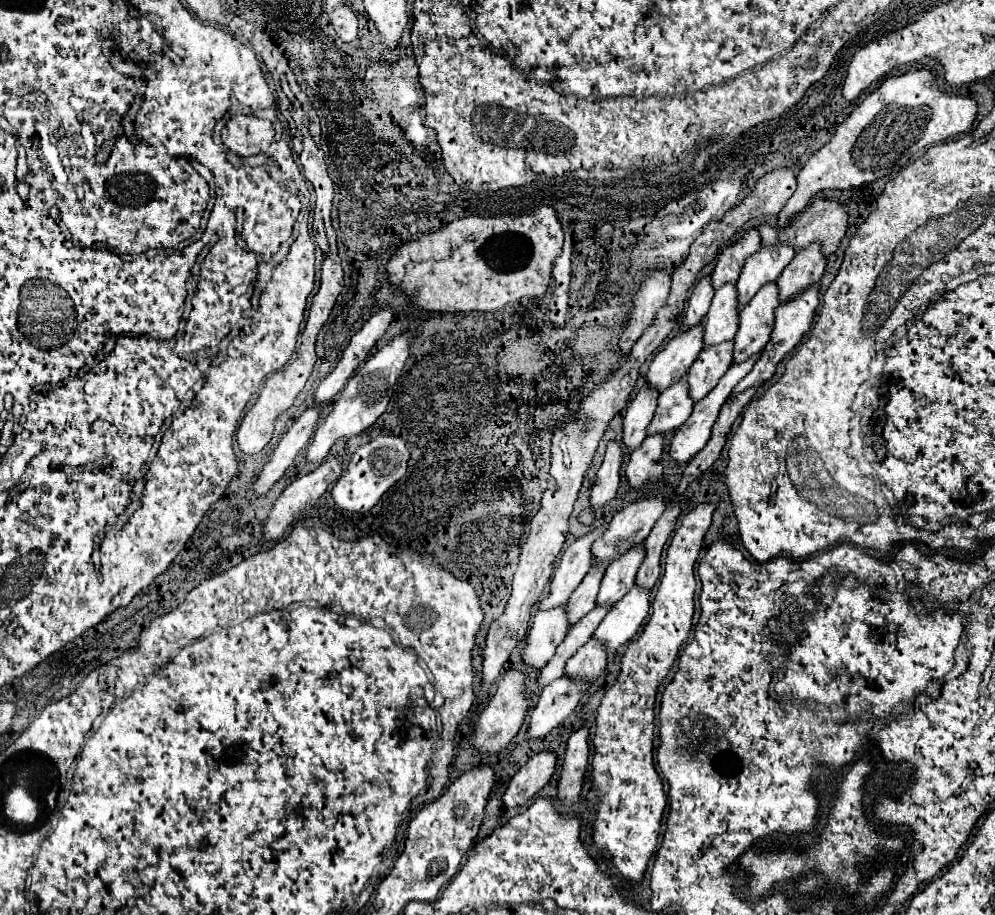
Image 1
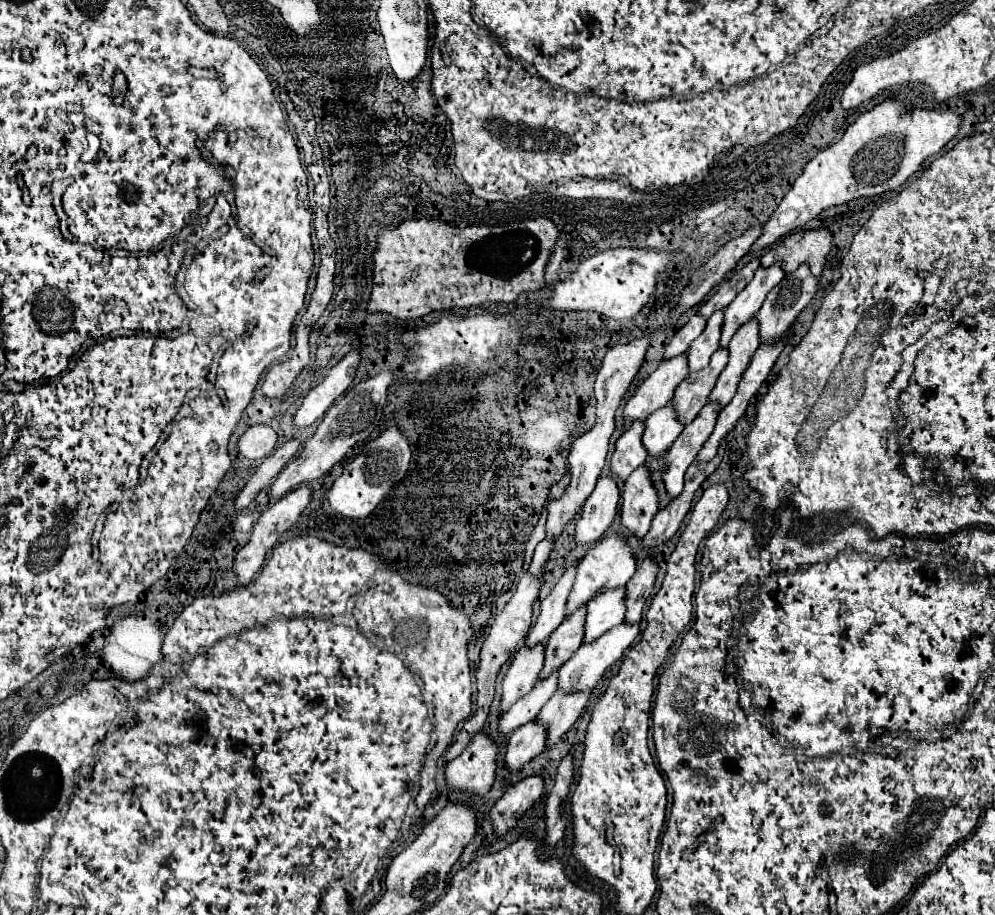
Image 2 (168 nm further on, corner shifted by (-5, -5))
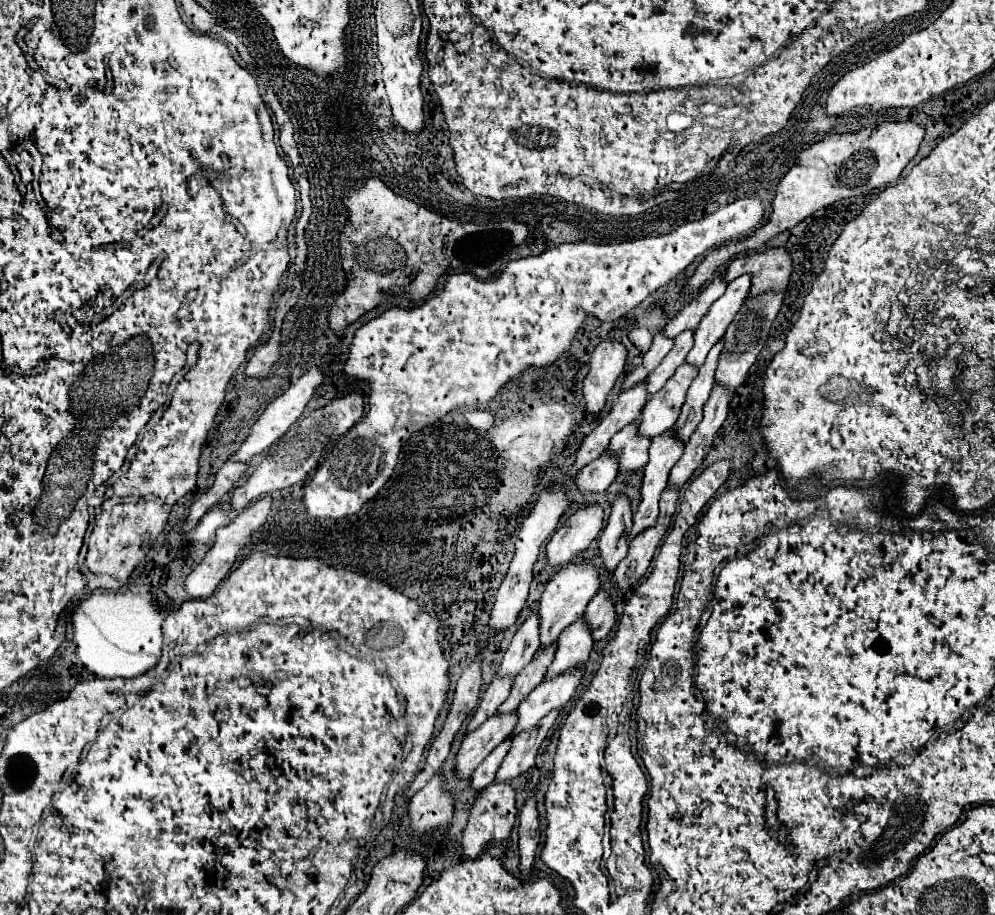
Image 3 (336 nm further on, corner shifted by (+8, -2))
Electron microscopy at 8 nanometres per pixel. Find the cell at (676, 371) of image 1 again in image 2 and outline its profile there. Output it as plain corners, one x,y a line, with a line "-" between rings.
682,353
682,357
664,359
658,369
648,375
636,389
636,393
628,399
624,407
624,427
628,427
634,419
644,421
650,413
670,403
674,397
674,389
688,375
688,371
690,369
686,353

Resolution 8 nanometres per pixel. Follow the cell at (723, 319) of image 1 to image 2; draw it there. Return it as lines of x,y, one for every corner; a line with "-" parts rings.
714,311
706,323
706,329
702,331
702,335
694,341
694,345
690,345
688,351
688,365
690,371
700,371
710,363
710,357
714,351
718,351
720,347
720,337
722,337
722,317
724,311

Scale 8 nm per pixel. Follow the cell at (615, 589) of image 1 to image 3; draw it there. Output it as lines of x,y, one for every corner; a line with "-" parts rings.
579,618
559,636
557,652
555,652
551,666
547,668
545,680
557,678
559,674
567,672
569,668
583,668
587,658
589,658
591,648
593,648
591,630
583,622
583,618

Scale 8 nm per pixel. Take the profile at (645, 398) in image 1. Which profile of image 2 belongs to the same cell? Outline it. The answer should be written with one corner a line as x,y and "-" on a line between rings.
634,421
630,429
626,429
624,435
616,441
616,451
612,455
610,469
622,479
626,479
648,457
646,449
642,449
642,425
644,421

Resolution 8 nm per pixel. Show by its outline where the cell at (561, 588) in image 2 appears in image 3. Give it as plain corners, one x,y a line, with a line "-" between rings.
533,612
515,632
503,656
503,662
497,670
497,676
515,678
533,660
537,650
539,650
539,616
537,612

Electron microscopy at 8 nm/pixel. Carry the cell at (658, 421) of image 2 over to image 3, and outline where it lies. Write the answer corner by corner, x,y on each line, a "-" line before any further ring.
633,422
633,424
625,426
623,430
619,430
611,438
607,452
617,458
619,470
623,474
633,474
647,464
649,444
651,444
651,440
639,436
637,434
637,422

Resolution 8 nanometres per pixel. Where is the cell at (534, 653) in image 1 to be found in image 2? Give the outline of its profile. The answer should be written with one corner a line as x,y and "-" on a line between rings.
546,643
534,645
534,649
526,649
526,645
522,645
518,649
518,653
514,655
514,661
512,661
512,665
504,677
504,683
502,683
502,691
504,691
502,703
500,703
502,713
506,713
538,681
538,673
542,671
544,645

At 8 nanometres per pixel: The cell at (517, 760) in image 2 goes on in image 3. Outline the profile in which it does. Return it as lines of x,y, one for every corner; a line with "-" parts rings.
503,740
477,768
475,768
475,772
473,772
473,776
471,776
471,788
473,790
483,790
485,786
489,786
491,782
493,782
493,778
495,778
495,772
497,772
497,768
499,768
499,764
503,762
503,758
505,758
505,754
509,752
509,748
511,748
511,740

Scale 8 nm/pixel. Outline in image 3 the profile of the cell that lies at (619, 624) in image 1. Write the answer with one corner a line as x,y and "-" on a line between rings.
569,670
553,680
541,682
517,708
517,724
507,738
517,736
521,730
535,728
551,710
561,710
573,696
581,676
583,670

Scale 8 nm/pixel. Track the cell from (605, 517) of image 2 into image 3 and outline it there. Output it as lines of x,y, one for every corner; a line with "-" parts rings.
593,504
577,510
565,526
561,526
549,540
545,550
545,564
553,568
567,566
577,554
585,552
603,528
603,510

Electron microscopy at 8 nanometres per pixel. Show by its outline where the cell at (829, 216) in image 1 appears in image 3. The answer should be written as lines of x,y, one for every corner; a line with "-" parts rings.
769,248
749,256
735,258
727,272
723,274
725,282
735,280
737,276
751,276
751,290
747,298
755,298
767,290
783,292
791,276
791,258
783,248

